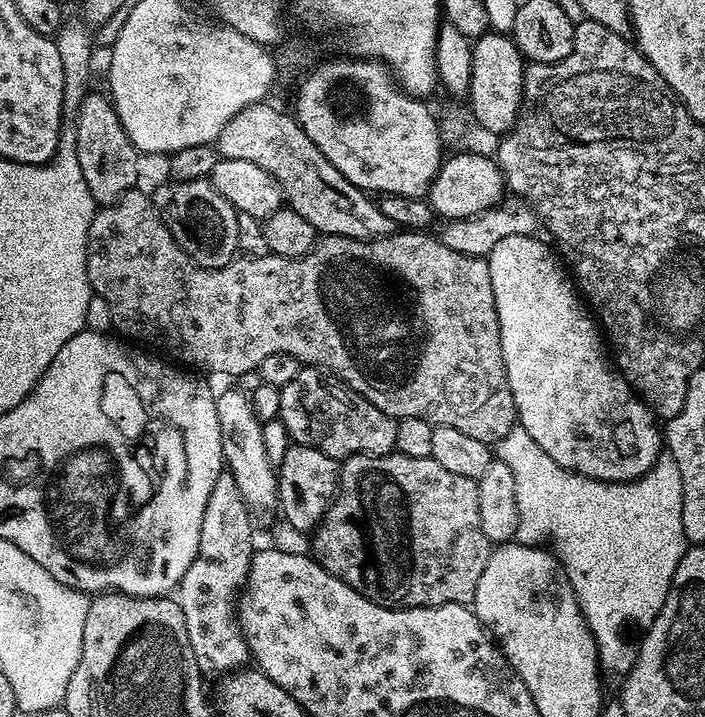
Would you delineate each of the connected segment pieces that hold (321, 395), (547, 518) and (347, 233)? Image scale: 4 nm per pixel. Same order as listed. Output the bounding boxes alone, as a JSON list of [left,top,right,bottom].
[[278,367,396,462],[494,426,686,674],[214,102,397,241]]

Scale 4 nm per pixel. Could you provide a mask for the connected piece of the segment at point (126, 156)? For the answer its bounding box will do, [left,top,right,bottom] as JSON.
[76,91,141,206]

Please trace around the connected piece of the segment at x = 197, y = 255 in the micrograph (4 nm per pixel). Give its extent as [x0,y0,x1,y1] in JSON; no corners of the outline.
[151,179,239,268]

